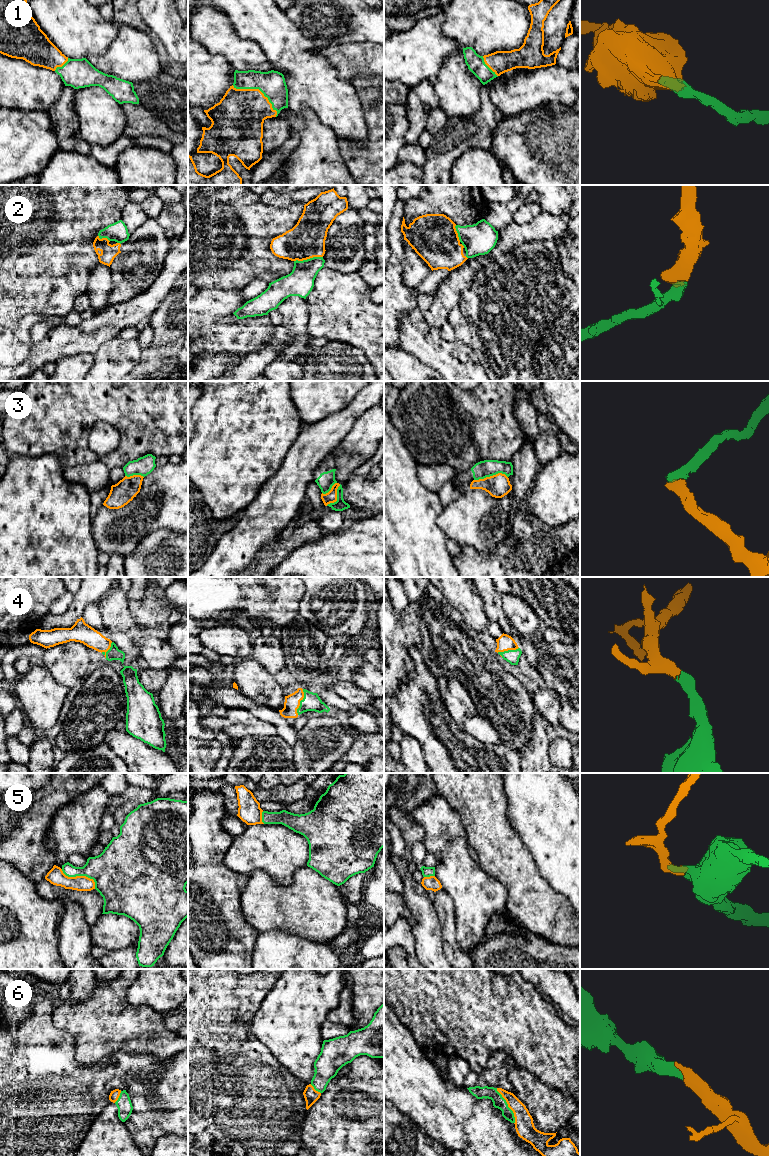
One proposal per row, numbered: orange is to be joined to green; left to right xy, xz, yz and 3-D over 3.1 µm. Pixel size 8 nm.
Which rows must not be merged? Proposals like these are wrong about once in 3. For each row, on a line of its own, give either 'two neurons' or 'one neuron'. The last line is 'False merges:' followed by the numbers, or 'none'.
1: one neuron
2: one neuron
3: two neurons
4: one neuron
5: two neurons
6: one neuron
False merges: 3, 5

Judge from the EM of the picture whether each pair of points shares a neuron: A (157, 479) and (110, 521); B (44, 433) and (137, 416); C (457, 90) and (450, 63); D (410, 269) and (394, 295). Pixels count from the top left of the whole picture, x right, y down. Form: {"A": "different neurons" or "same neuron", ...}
{"A": "same neuron", "B": "same neuron", "C": "same neuron", "D": "different neurons"}

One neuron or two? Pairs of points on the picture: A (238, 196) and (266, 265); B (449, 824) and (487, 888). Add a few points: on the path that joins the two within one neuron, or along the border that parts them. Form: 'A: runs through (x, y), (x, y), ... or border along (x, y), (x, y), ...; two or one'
A: runs through (239, 213), (253, 235), (253, 248); one
B: runs through (455, 840), (455, 856), (471, 872); one

